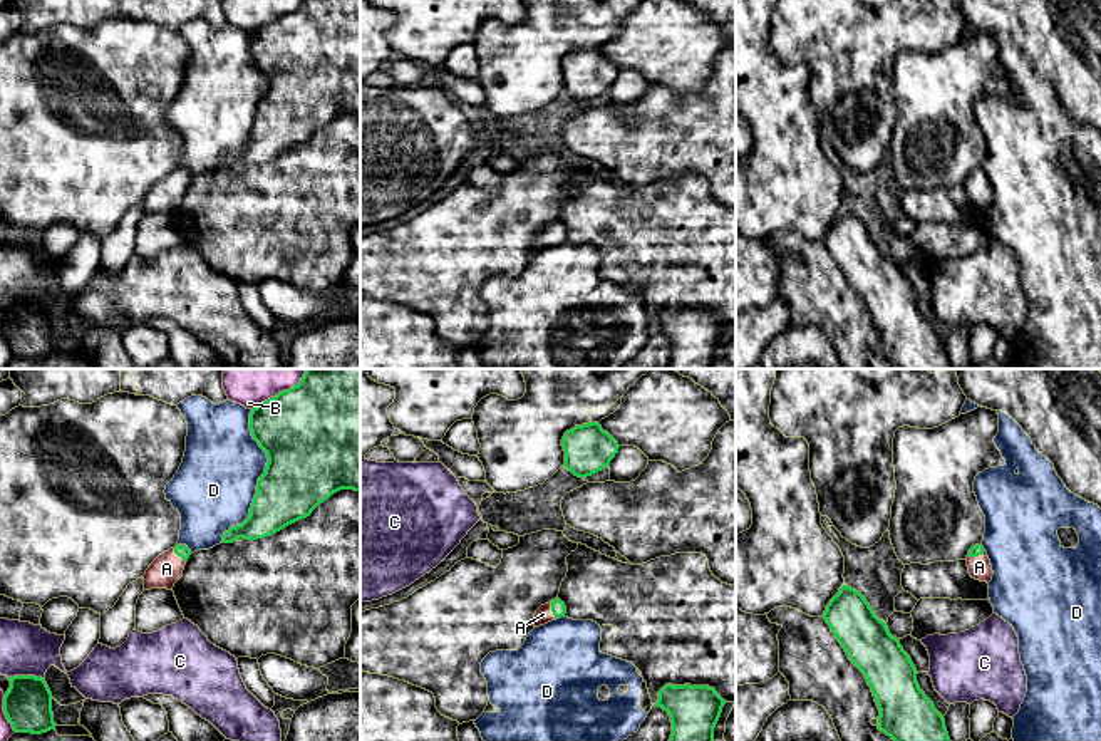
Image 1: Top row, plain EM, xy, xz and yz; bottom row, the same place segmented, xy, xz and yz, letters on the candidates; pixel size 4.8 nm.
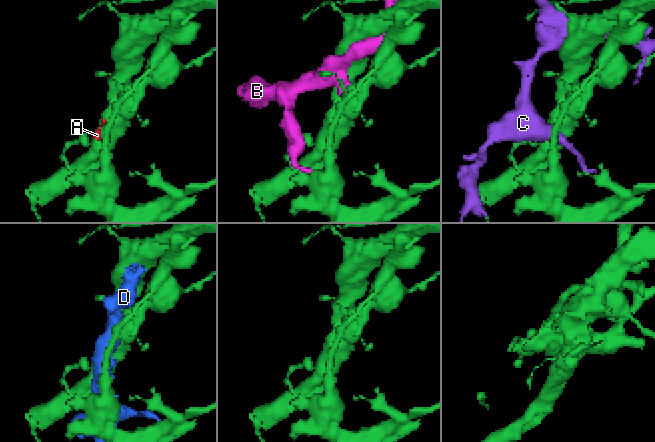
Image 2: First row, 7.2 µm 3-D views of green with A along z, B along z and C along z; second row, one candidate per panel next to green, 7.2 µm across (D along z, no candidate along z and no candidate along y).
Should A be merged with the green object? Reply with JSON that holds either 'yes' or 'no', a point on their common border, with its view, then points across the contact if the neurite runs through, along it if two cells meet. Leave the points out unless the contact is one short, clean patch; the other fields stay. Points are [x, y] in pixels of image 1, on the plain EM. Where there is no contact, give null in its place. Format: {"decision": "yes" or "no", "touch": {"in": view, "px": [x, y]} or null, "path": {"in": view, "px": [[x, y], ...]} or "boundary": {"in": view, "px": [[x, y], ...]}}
{"decision": "yes", "touch": {"in": "xz", "px": [552, 235]}, "path": {"in": "xz", "px": [[558, 233], [552, 235], [543, 238]]}}

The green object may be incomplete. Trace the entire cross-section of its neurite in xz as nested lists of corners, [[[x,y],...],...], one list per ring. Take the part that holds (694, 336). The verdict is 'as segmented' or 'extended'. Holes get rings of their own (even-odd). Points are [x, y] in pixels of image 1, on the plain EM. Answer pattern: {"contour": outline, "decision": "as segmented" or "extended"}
{"contour": [[[665,308],[654,330],[670,340],[672,359],[667,369],[712,369],[714,352],[726,327],[709,310]]], "decision": "as segmented"}

